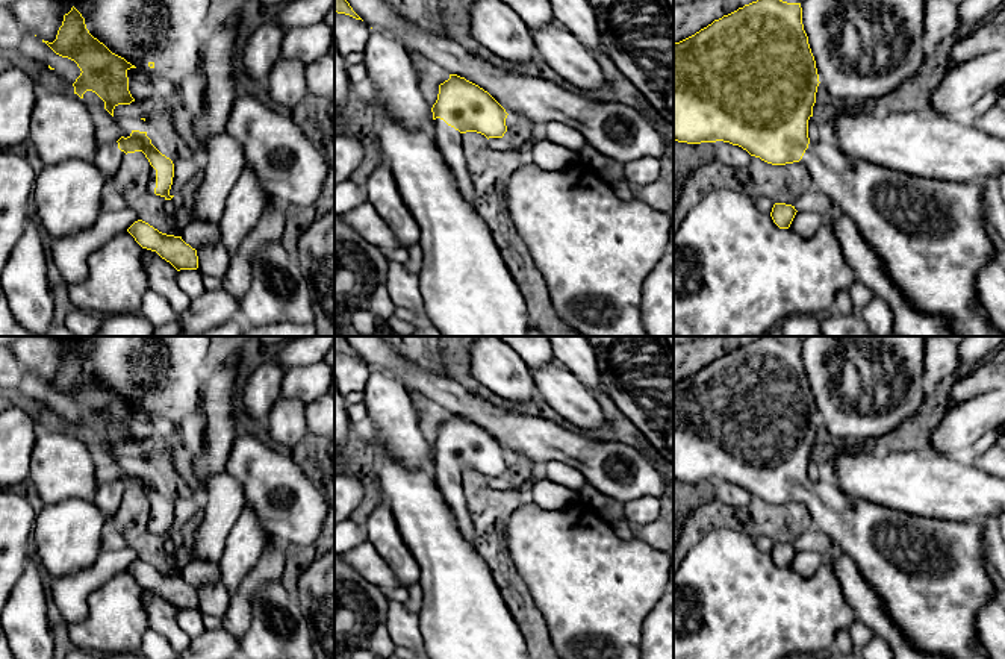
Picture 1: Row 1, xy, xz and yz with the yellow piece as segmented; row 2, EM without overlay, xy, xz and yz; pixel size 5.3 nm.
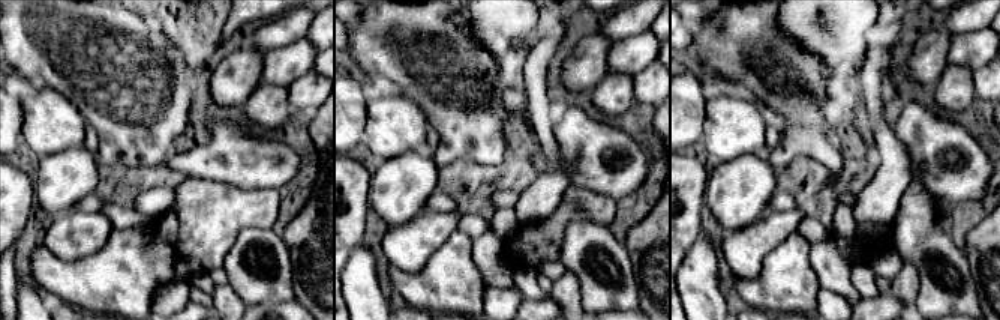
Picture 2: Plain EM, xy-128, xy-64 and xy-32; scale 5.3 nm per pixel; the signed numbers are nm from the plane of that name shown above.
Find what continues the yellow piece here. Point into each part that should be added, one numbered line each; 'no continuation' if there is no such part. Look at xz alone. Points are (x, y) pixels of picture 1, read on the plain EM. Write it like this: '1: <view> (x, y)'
1: xz (450, 480)

